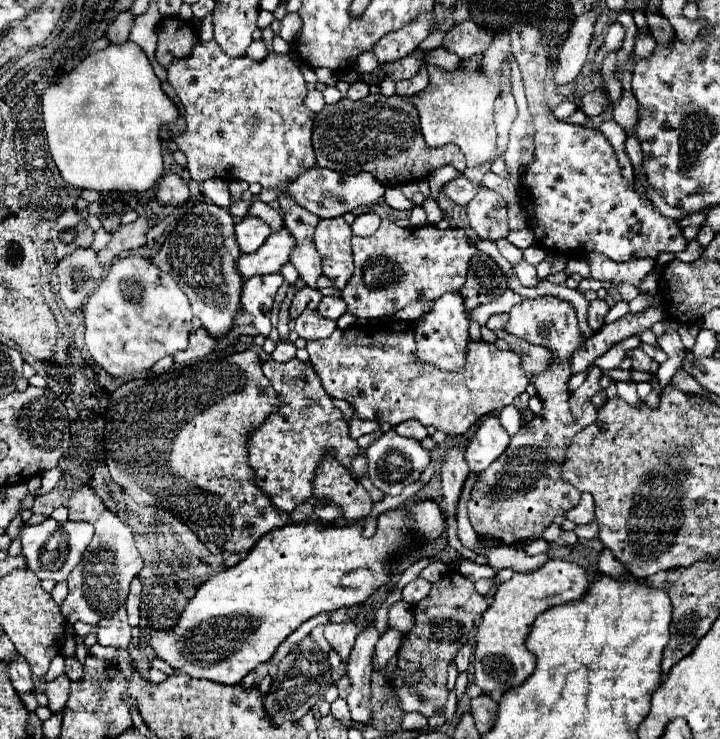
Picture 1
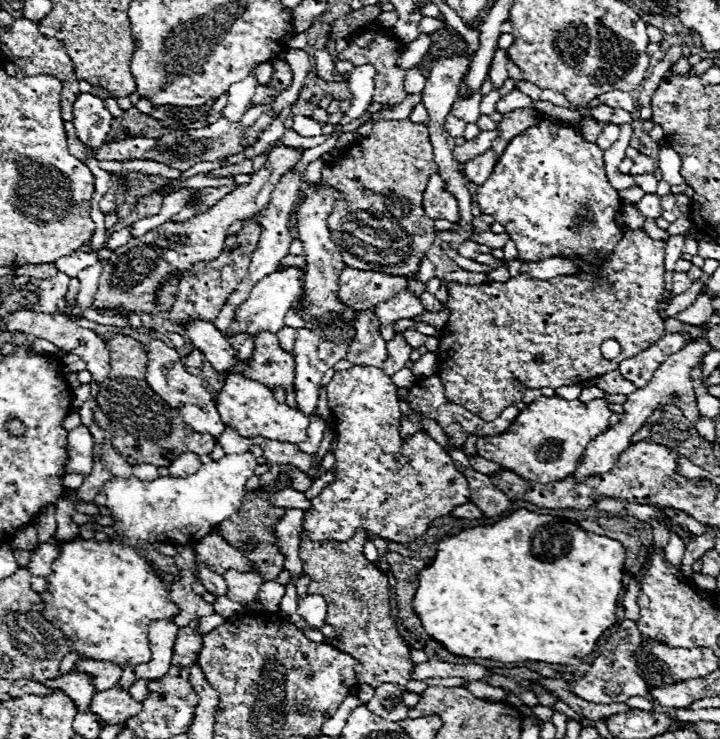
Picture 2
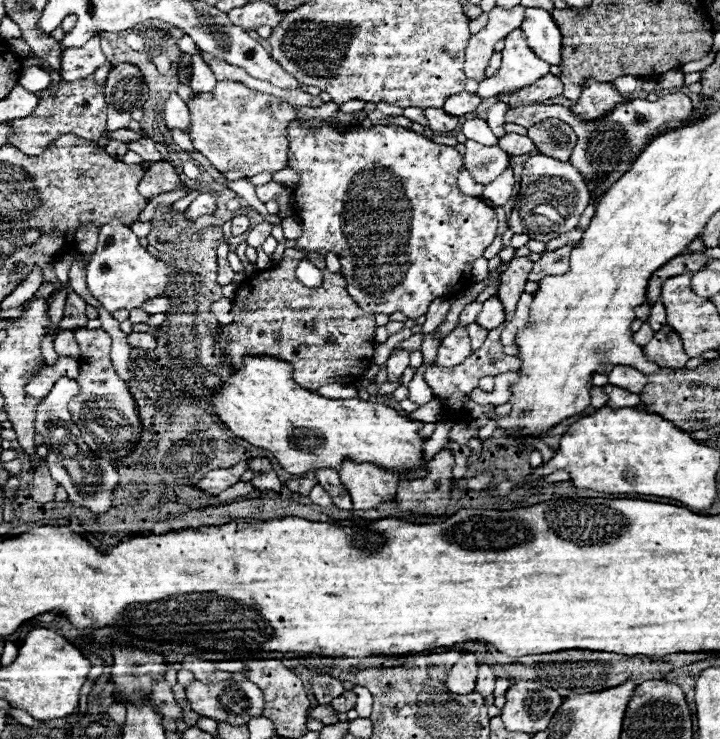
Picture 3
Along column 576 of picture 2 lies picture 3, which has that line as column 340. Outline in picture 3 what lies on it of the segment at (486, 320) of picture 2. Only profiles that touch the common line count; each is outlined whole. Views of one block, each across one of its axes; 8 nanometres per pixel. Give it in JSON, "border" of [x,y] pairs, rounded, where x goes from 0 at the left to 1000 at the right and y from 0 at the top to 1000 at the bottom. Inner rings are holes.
{"border":[[[397,336],[392,360],[372,363],[344,373],[328,395],[322,411],[325,441],[311,441],[300,471],[317,479],[319,495],[333,498],[339,482],[381,482],[397,487],[408,498],[408,514],[442,528],[450,520],[489,520],[517,493],[519,479],[519,425],[506,422],[481,395],[475,371],[458,371],[450,360],[450,346],[442,341],[419,341]],[[419,349],[428,349],[444,363],[450,382],[442,390],[428,390],[411,376],[411,363]]]}

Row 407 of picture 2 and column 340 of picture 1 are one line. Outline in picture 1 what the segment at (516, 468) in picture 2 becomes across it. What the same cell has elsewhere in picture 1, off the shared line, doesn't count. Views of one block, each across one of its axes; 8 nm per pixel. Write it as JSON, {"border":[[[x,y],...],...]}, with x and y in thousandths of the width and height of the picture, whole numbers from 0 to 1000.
{"border":[[[583,679],[564,690],[531,696],[525,701],[525,720],[517,728],[503,725],[503,709],[417,706],[381,714],[356,733],[339,758],[278,790],[236,853],[211,850],[206,855],[206,871],[217,888],[233,896],[244,909],[308,926],[331,926],[347,907],[375,893],[386,871],[397,866],[419,842],[447,828],[503,817],[525,793],[542,785],[539,777],[544,769],[539,766],[539,758],[544,752],[556,750],[558,742],[572,739],[575,728],[586,728],[592,733],[606,731],[614,717],[617,698],[606,679]]]}

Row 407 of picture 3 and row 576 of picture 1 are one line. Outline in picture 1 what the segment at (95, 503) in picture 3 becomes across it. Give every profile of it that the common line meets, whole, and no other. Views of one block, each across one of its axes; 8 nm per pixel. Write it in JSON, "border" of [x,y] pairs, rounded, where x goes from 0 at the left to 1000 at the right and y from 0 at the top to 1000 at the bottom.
{"border":[[[67,701],[50,712],[31,709],[28,712],[28,733],[31,733],[31,750],[36,750],[42,771],[56,782],[69,782],[75,788],[86,788],[94,782],[94,777],[108,766],[114,758],[125,731],[128,731],[131,714],[122,706],[78,706],[75,701]]]}

